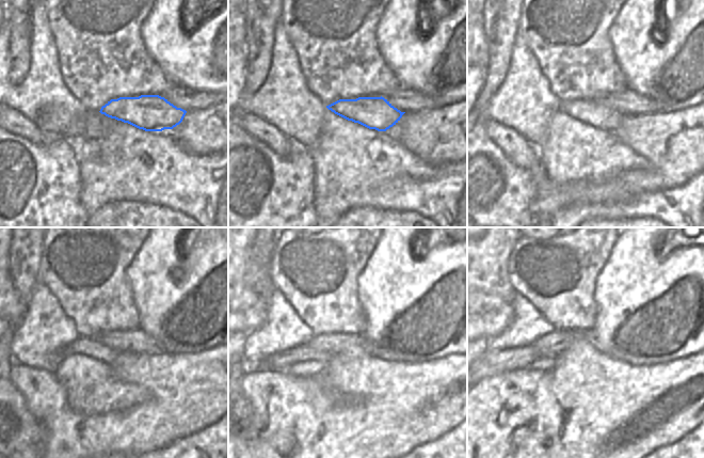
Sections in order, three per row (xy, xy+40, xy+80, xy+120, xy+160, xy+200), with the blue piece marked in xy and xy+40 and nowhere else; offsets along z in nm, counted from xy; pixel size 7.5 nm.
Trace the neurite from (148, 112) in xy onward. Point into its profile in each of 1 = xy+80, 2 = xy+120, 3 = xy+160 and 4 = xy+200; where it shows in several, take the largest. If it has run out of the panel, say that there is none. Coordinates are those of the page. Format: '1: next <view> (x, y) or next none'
1: next xy+80 (588, 111)
2: next xy+120 (95, 349)
3: next xy+160 (281, 361)
4: next xy+200 (492, 362)

